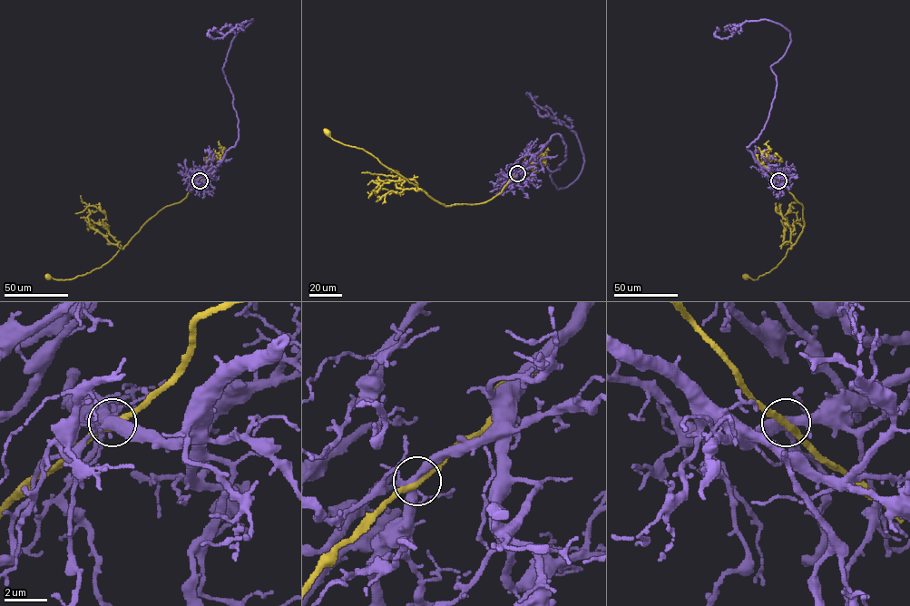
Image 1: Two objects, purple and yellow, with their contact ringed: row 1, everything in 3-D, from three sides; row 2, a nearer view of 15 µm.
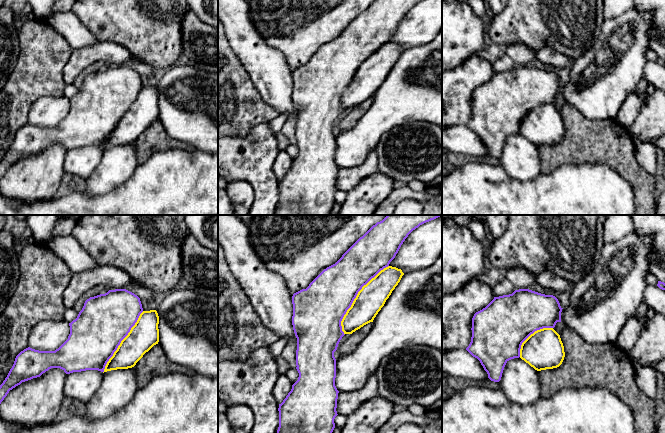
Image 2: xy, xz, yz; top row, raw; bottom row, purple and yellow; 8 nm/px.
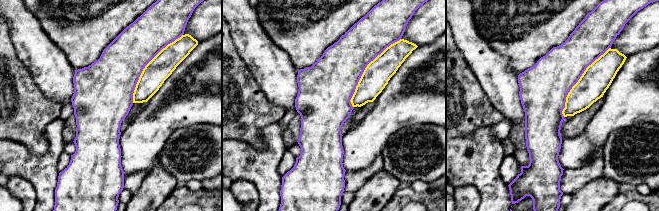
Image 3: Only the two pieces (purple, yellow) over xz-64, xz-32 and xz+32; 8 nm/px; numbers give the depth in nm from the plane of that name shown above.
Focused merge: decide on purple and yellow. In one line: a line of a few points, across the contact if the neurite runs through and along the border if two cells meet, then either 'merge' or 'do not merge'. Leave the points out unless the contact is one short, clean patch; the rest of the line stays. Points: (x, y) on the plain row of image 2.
do not merge

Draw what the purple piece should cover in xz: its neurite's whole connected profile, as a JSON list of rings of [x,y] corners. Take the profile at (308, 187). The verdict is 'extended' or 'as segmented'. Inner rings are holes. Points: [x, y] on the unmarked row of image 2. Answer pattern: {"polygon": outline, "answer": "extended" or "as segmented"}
{"polygon": [[[422,0],[373,1],[335,40],[324,45],[306,65],[293,70],[292,101],[297,114],[296,145],[299,153],[286,174],[279,180],[279,203],[275,215],[330,215],[335,204],[334,195],[338,191],[336,184],[339,167],[335,162],[336,135],[334,128],[345,111],[342,107],[341,97],[362,63],[381,46],[389,42],[408,11],[420,1]]], "answer": "as segmented"}

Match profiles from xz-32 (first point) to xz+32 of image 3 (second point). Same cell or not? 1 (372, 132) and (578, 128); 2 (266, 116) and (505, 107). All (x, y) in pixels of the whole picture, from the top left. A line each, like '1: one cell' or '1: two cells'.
1: two cells
2: two cells

